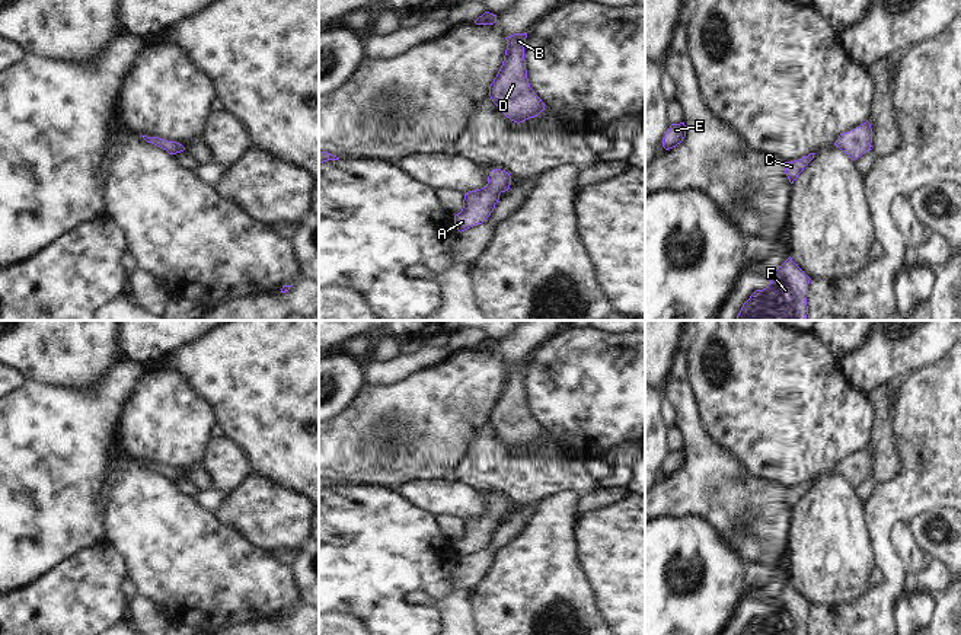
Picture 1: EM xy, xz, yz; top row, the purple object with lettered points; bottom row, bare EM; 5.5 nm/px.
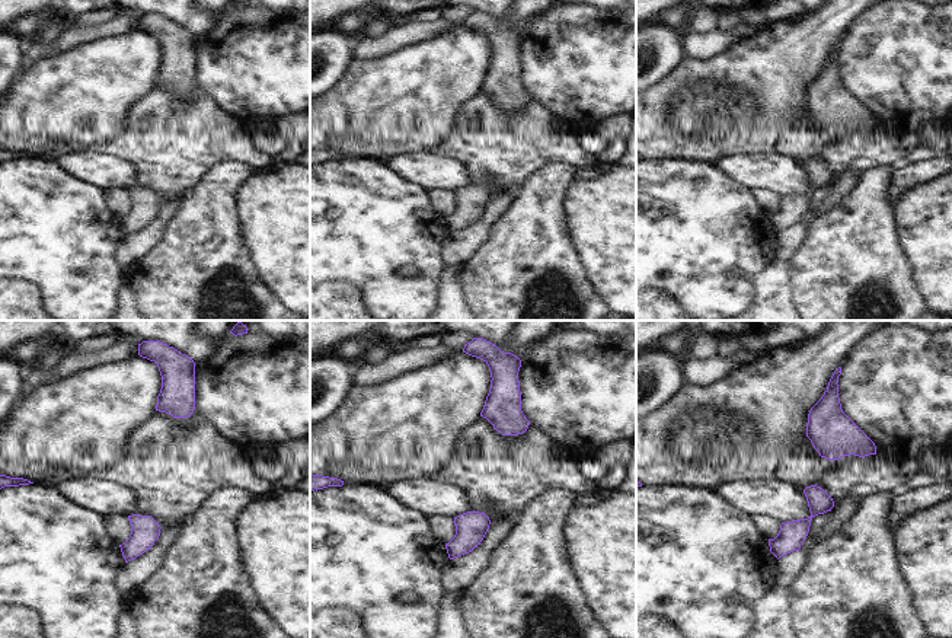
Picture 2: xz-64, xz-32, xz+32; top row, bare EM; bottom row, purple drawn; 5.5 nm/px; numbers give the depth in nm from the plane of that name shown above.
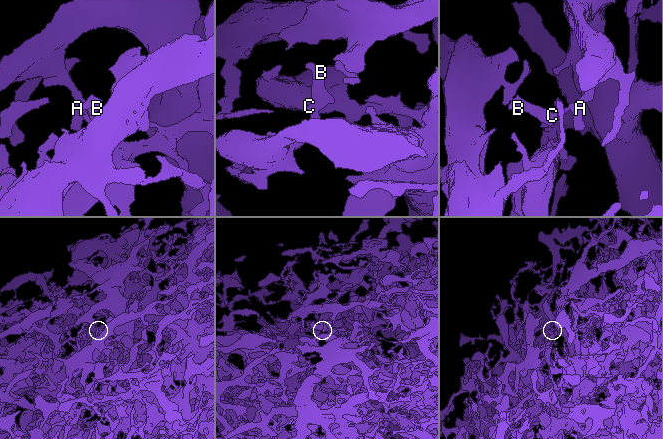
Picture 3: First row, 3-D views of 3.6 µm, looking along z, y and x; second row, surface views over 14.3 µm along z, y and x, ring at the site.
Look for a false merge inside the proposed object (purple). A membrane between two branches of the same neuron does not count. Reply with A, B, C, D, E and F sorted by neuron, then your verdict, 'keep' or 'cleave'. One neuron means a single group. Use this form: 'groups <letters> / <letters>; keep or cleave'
groups A B C D E F; keep

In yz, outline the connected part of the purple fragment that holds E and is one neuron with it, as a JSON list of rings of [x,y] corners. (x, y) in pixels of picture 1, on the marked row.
[[[684,122],[680,124],[671,124],[665,135],[663,137],[663,147],[665,150],[670,150],[680,144],[683,138],[686,137],[686,125]]]

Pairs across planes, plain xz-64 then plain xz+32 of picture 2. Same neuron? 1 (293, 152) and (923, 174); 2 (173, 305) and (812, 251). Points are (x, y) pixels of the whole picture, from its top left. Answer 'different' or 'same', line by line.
1: different
2: same

